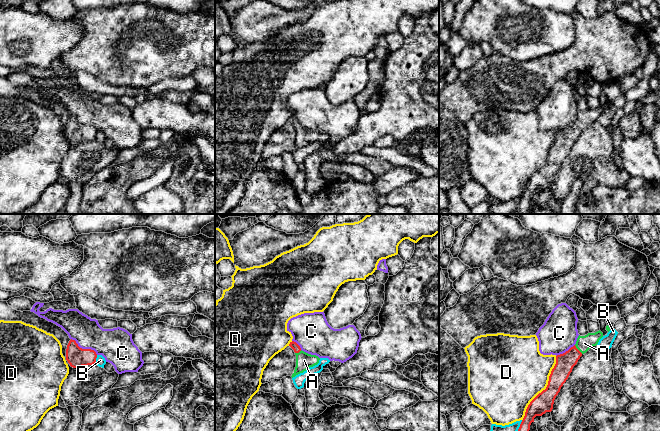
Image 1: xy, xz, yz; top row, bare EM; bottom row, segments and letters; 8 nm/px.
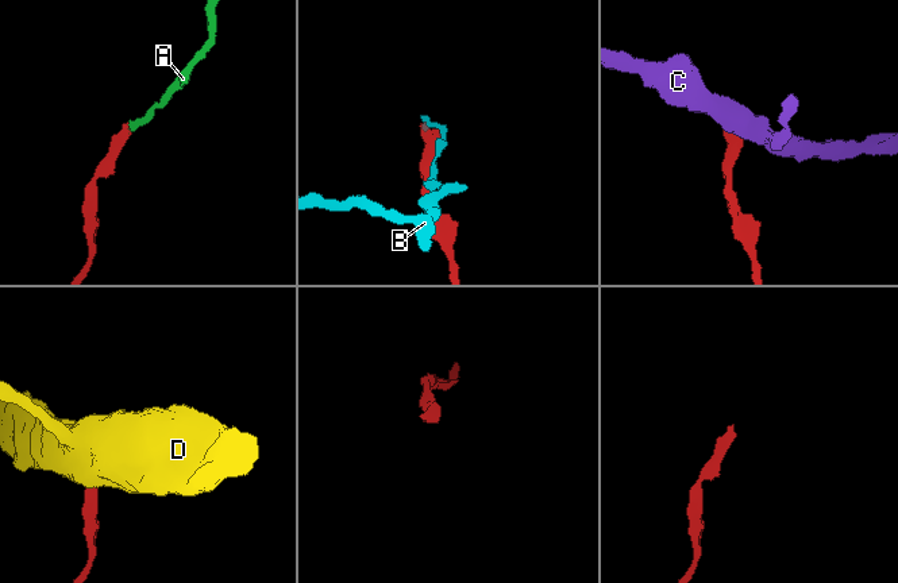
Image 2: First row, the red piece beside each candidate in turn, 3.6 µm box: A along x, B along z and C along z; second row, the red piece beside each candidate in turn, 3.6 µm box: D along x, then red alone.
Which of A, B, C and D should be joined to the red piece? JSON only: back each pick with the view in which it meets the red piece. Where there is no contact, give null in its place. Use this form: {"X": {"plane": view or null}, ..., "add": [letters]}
{"A": {"plane": "yz"}, "add": ["A"]}

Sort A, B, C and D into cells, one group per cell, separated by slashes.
A / B / C / D

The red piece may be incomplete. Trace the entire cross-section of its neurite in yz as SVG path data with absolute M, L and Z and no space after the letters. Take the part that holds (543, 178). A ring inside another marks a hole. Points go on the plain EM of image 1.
M600 106L595 109L588 109L585 112L579 111L573 123L556 132L556 140L551 147L546 165L539 169L528 181L514 214L532 214L529 206L534 194L552 187L554 176L568 155L573 143L584 129L598 120L602 113L603 109Z

